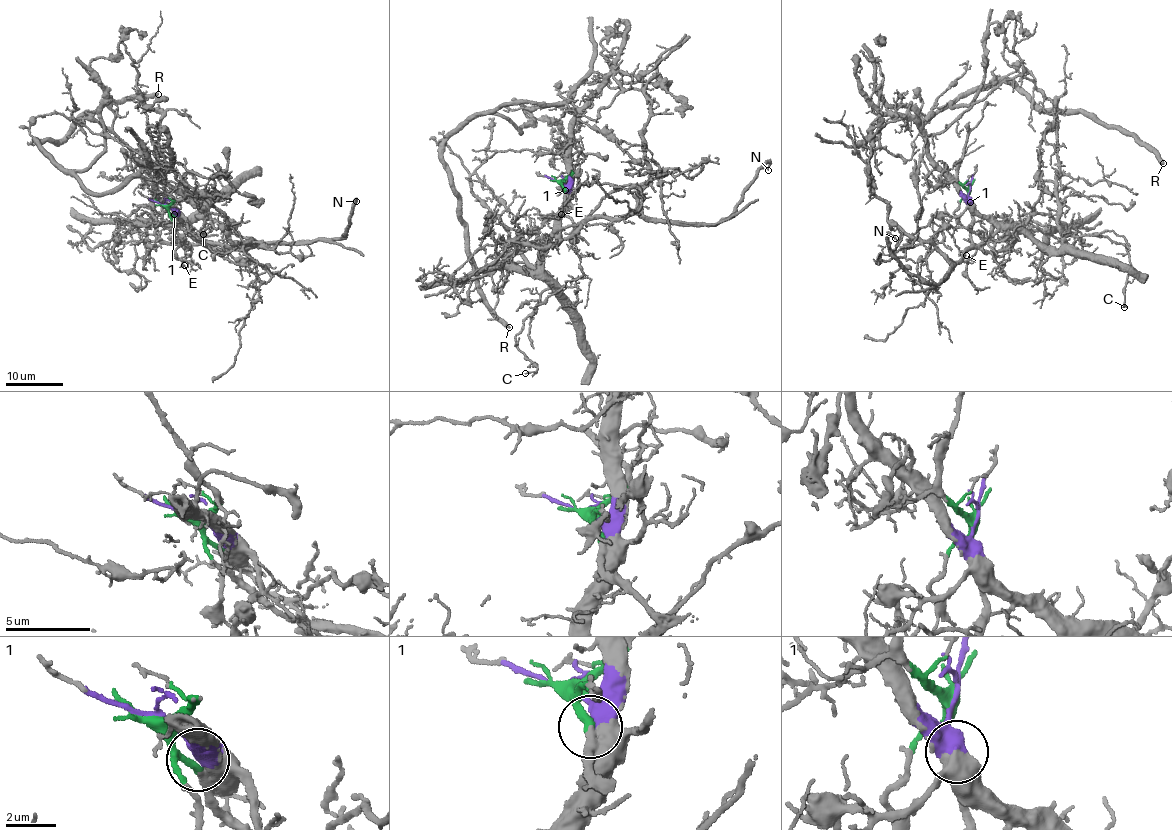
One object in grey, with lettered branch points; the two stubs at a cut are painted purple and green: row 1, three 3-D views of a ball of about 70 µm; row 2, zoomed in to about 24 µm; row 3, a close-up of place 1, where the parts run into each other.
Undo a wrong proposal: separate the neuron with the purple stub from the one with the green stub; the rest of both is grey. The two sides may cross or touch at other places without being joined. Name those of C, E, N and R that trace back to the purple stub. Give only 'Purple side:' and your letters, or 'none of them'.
Purple side: C, R

